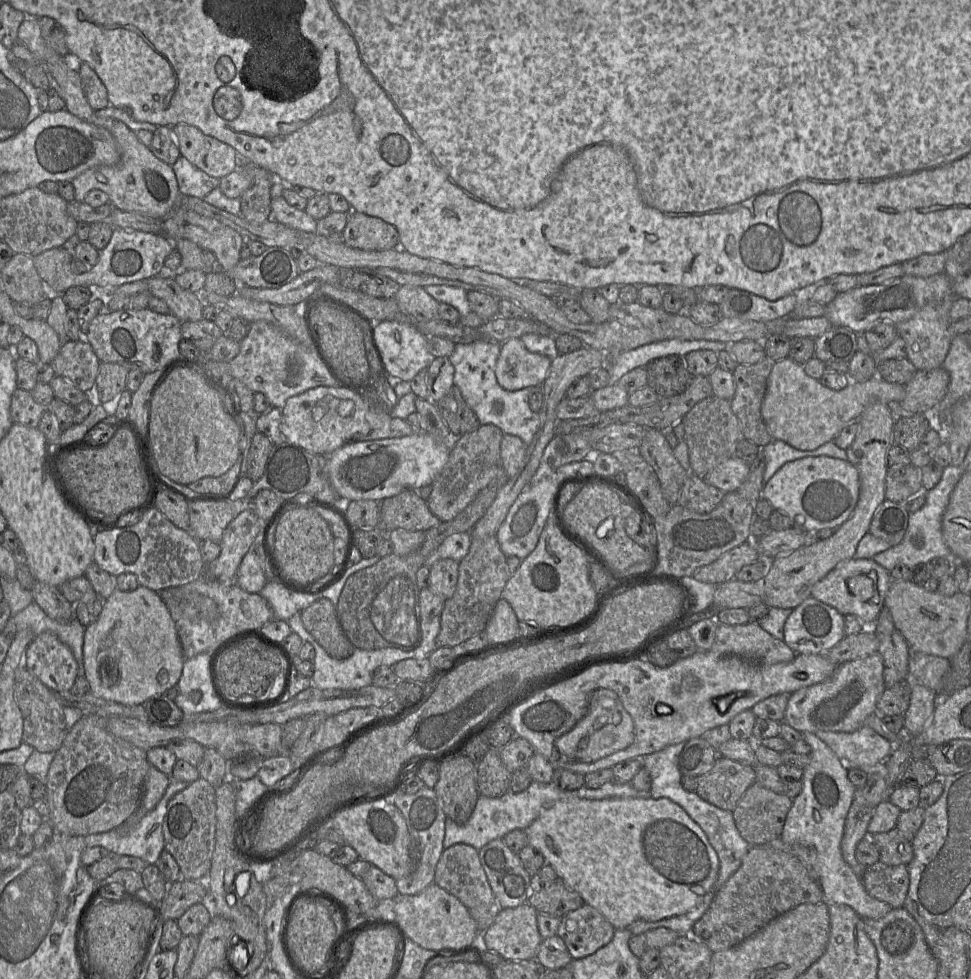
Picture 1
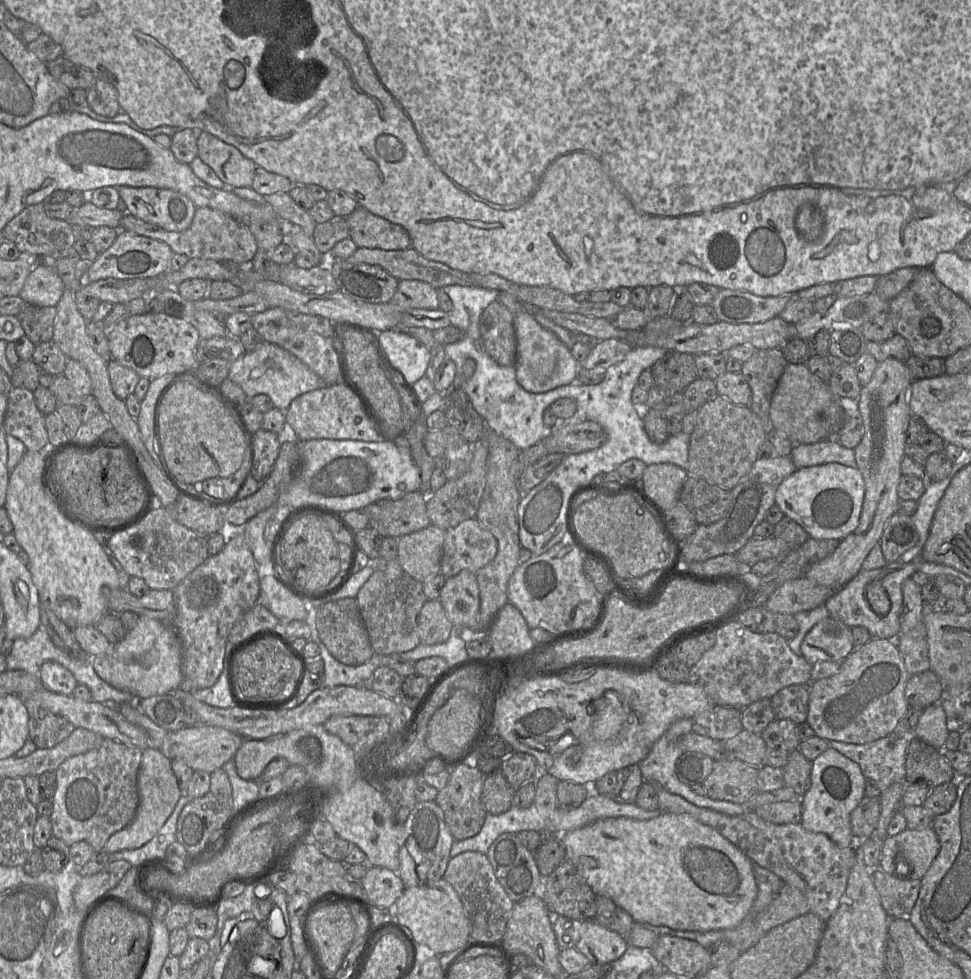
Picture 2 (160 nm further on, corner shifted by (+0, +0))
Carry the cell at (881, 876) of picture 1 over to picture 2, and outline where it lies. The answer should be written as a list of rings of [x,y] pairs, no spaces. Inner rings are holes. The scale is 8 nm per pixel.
[[[879,867],[870,870],[881,904],[890,918],[908,916],[919,895],[921,879],[900,878]]]

